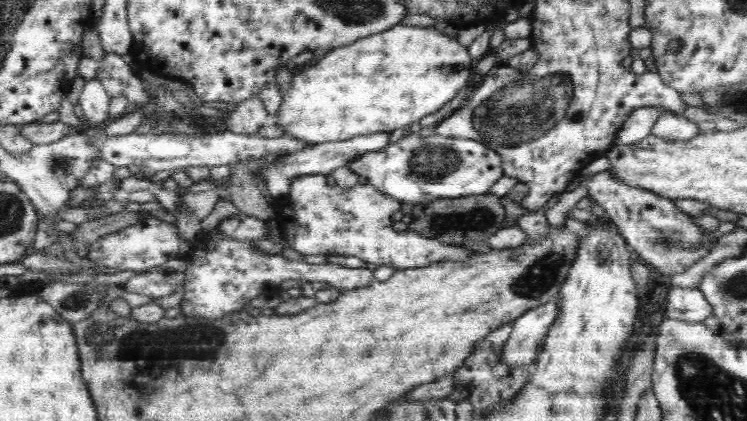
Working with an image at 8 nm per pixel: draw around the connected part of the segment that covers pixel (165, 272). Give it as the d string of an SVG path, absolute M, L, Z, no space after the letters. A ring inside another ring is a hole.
M179 257L170 258L162 265L152 268L150 271L137 273L123 286L118 287L123 288L127 292L145 295L153 299L162 298L162 296L170 296L170 294L174 294L180 286L183 286L184 270L186 270L186 268L188 268L186 260L182 260Z

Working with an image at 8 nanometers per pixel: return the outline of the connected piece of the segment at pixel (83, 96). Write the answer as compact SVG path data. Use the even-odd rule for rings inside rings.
M91 79L85 82L79 97L79 103L82 107L84 118L90 126L103 129L110 118L109 104L110 95L104 88L104 85L97 79Z

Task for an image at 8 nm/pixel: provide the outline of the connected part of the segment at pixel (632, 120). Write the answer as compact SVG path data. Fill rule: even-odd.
M642 107L632 111L628 120L618 130L616 142L632 144L646 138L654 130L655 122L662 114L661 107Z

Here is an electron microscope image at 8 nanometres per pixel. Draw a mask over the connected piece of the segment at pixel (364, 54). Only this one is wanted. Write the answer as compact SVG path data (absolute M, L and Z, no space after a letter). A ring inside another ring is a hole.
M398 23L396 26L390 27L387 31L376 34L376 36L365 36L352 44L329 50L323 58L320 59L318 66L312 66L310 70L306 70L306 72L302 72L302 74L294 76L288 94L283 97L280 108L278 108L275 113L275 123L282 127L285 134L288 134L291 138L300 139L300 142L312 144L348 140L356 136L364 136L376 132L392 132L392 130L396 130L396 128L402 128L402 130L394 132L397 134L407 130L409 128L408 124L411 125L412 122L416 122L416 120L420 120L420 118L424 118L424 116L428 116L428 114L438 112L438 110L440 110L444 104L448 104L462 88L472 86L471 80L474 75L474 65L475 61L470 57L467 47L460 44L456 37L447 36L445 33L438 31L434 26L418 27ZM446 66L448 66L452 72L446 72L446 70L444 70Z

